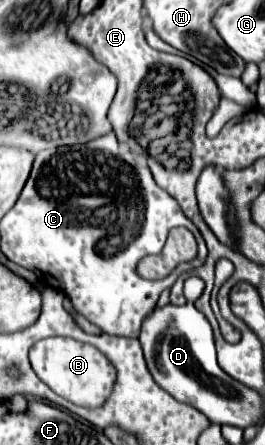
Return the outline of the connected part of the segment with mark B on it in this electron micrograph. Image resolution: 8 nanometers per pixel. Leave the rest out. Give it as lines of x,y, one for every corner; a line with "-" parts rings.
54,336
54,338
44,338
36,342
36,346
32,346
30,350
30,364
34,372
40,376
40,380
46,382
56,394
84,408
102,406
112,394
112,388
116,382
114,364
94,346
78,342
74,338

